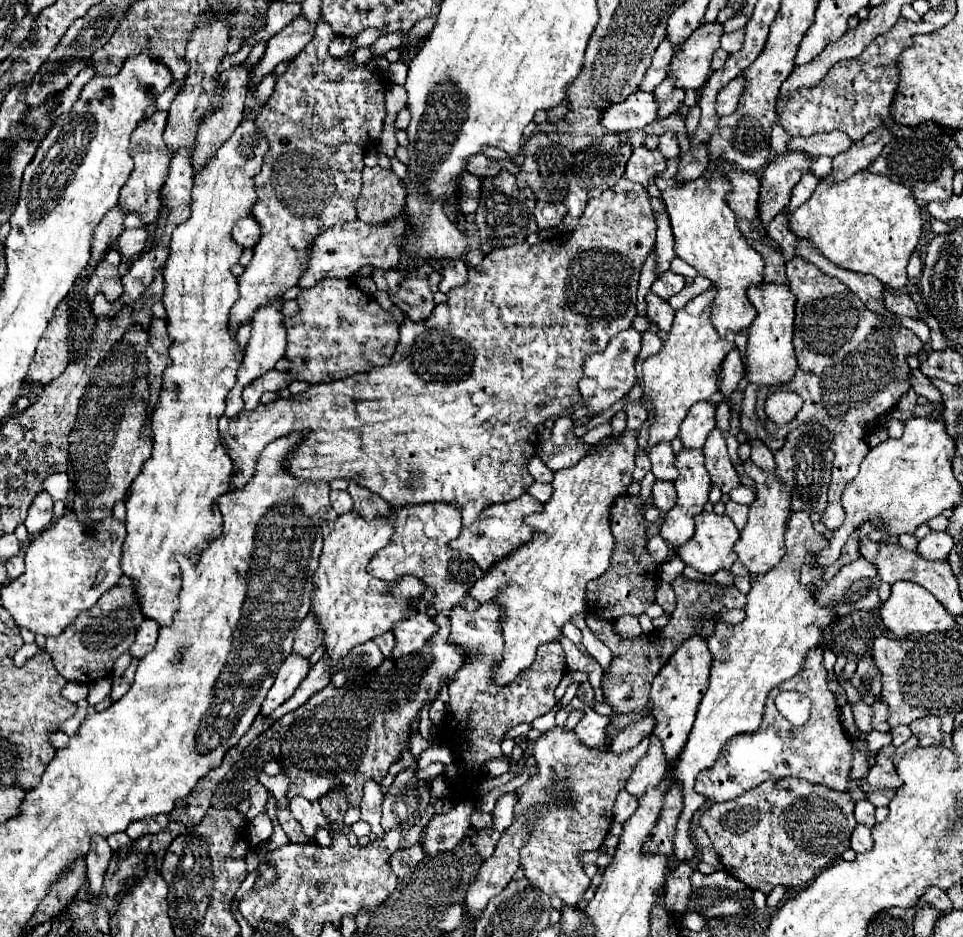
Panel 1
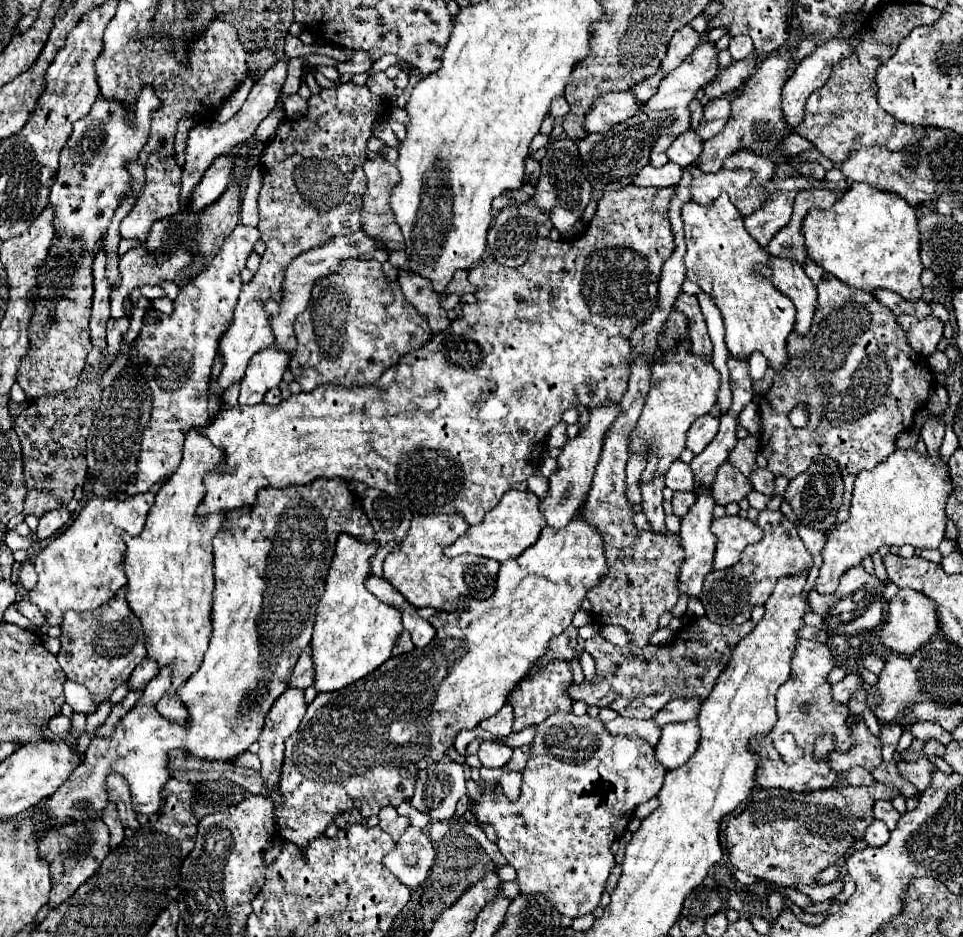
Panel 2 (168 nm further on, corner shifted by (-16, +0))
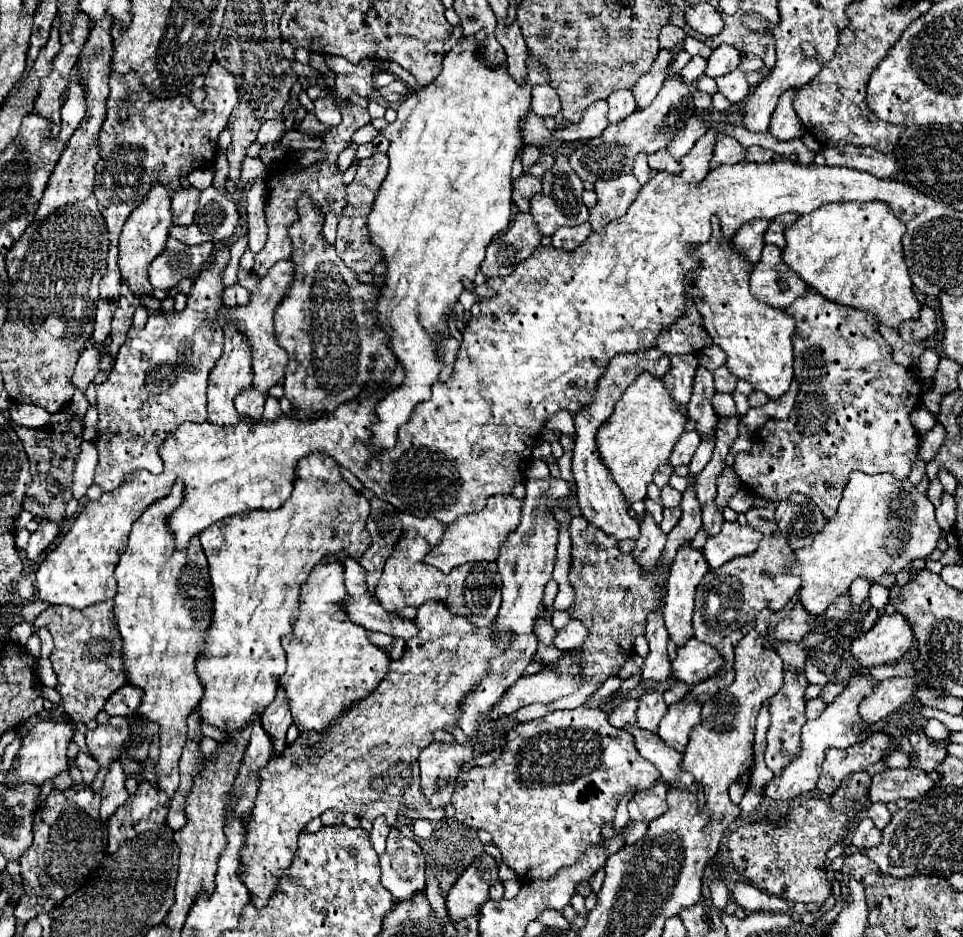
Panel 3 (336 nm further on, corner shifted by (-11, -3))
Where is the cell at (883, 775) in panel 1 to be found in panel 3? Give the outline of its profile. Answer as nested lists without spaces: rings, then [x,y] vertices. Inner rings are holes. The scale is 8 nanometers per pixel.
[[[915,733],[909,737],[915,753],[917,753],[917,759],[915,759],[915,767],[929,773],[933,771],[945,757],[947,757],[947,745],[941,741],[941,743],[935,743],[933,739],[929,739],[925,733]]]

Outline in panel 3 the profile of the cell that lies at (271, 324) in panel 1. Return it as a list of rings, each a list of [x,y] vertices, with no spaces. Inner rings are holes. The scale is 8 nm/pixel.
[[[249,389],[235,399],[235,409],[239,417],[245,419],[247,423],[257,423],[263,417],[263,405],[265,405],[265,395],[257,393],[255,389]]]

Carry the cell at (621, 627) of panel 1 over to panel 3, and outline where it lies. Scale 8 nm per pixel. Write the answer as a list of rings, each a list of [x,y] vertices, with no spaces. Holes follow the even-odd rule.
[[[571,621],[563,629],[557,631],[557,637],[553,639],[553,647],[561,649],[561,651],[567,651],[567,649],[579,647],[585,639],[587,639],[585,625],[579,623],[579,621]]]

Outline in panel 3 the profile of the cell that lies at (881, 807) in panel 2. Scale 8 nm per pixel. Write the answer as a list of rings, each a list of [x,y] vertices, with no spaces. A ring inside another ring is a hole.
[[[873,803],[871,807],[867,807],[865,815],[875,823],[877,829],[883,829],[891,821],[891,813],[887,811],[887,807],[883,803]]]

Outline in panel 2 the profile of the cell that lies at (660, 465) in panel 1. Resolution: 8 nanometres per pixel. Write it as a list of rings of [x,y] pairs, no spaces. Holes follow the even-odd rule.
[[[676,460],[670,466],[670,470],[664,474],[664,478],[666,478],[666,486],[672,488],[674,492],[676,490],[686,490],[686,492],[694,490],[694,474],[692,474],[692,468],[690,468],[690,464],[686,464],[682,460]]]

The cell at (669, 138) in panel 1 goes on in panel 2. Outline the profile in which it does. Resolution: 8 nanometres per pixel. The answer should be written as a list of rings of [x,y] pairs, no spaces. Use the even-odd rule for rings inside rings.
[[[688,130],[672,142],[672,146],[668,148],[668,158],[684,168],[698,160],[700,150],[702,150],[702,138],[698,134],[694,134],[692,130]]]

